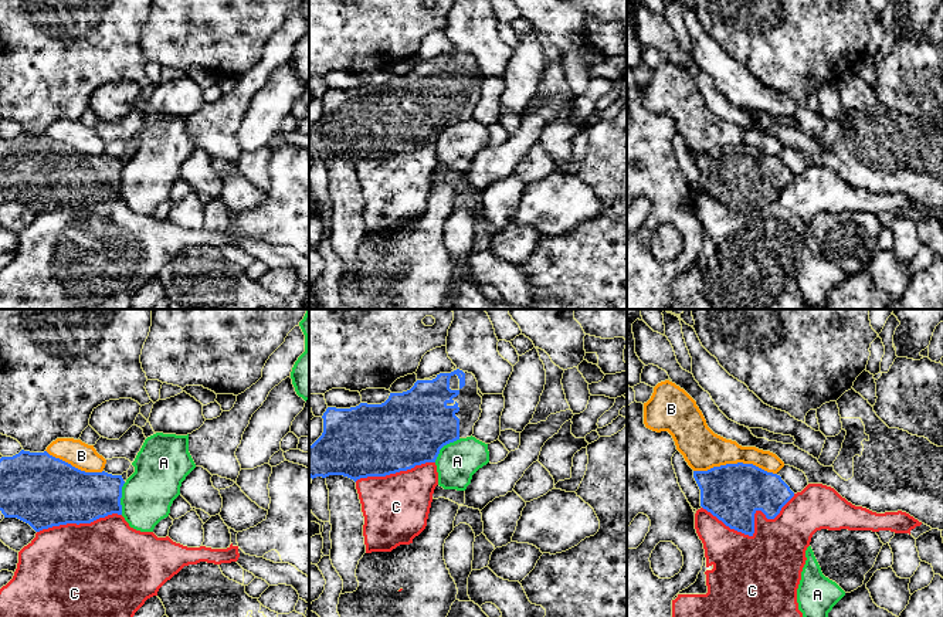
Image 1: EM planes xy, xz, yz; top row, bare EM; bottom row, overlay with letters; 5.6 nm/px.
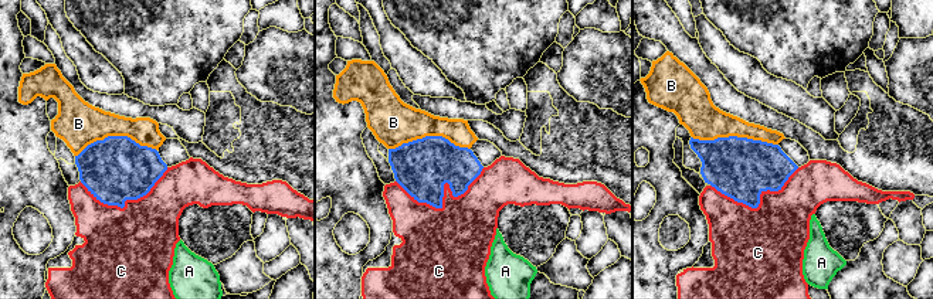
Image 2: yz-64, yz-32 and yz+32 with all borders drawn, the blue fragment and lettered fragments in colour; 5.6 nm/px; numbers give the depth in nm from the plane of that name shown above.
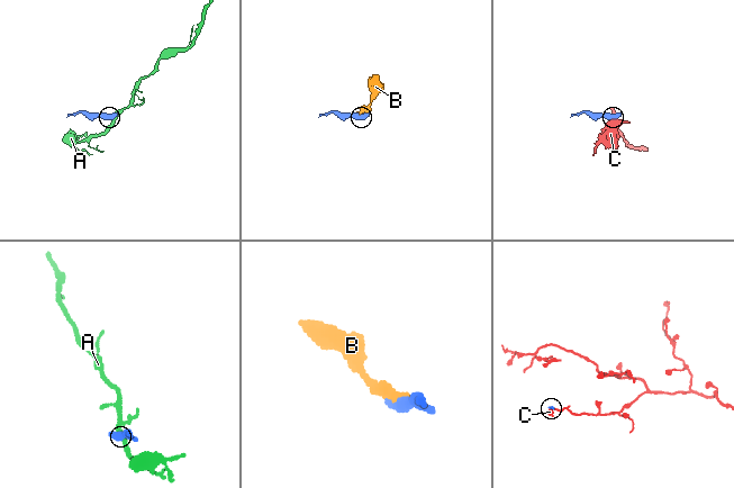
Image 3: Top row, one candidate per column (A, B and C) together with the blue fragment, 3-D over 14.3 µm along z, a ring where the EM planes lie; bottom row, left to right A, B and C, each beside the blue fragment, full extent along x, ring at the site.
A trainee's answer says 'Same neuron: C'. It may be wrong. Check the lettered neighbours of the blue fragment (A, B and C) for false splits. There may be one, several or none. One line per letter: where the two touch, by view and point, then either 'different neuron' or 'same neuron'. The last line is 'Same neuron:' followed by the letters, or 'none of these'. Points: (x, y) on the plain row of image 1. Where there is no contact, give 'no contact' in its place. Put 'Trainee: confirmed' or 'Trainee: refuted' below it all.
A: xy (121, 179) | different neuron
B: yz (735, 146) | different neuron
C: yz (753, 210) | different neuron
Same neuron: none of these
Trainee: refuted

